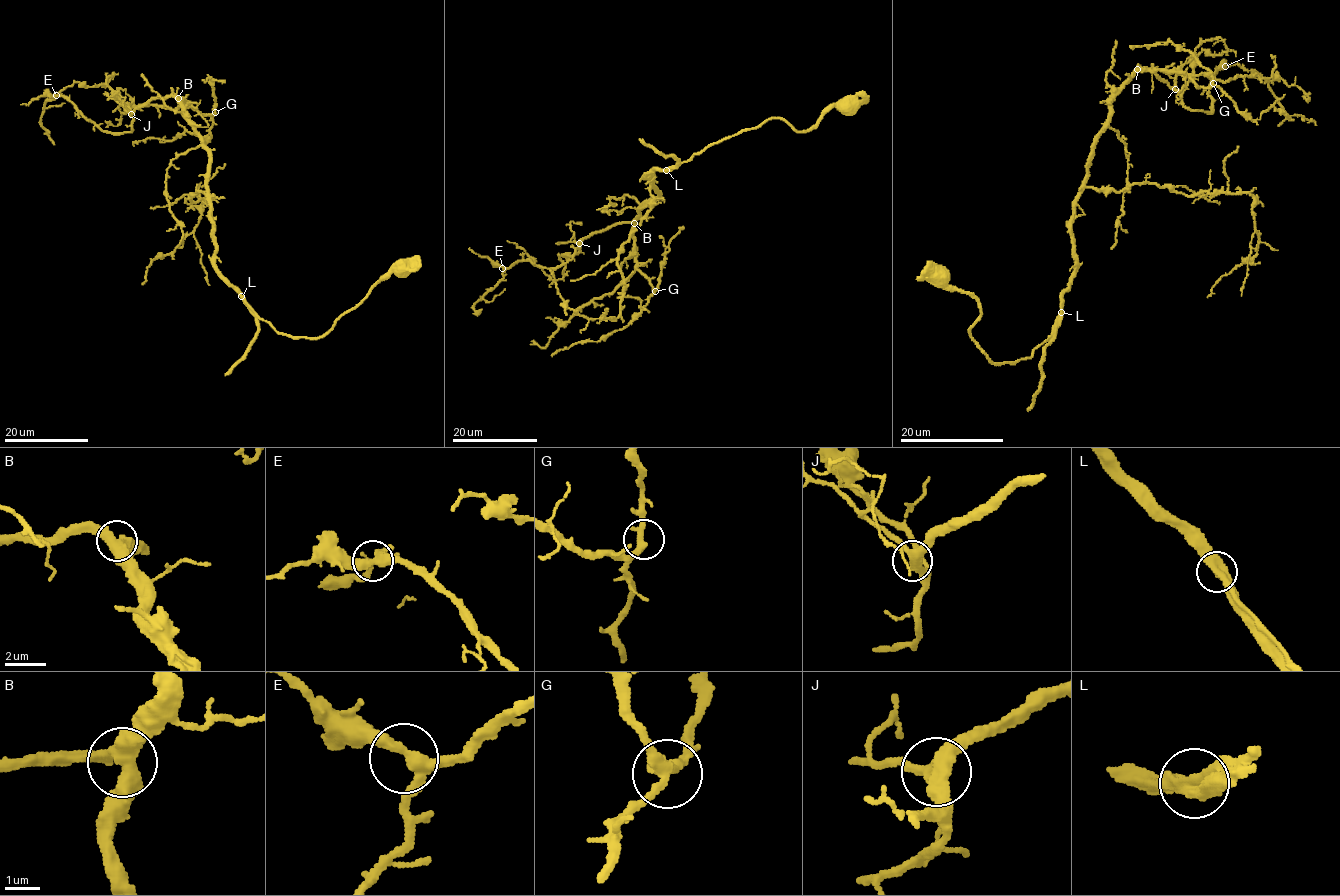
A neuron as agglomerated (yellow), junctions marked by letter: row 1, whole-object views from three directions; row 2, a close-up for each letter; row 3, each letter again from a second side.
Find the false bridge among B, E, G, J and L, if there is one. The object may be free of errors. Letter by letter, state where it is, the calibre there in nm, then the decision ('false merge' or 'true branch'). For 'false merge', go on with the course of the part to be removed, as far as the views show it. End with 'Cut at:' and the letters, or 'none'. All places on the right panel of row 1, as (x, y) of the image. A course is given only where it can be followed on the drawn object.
B: at (1137, 69); 480 nm thick; true branch
E: at (1225, 66); 320 nm thick; true branch
G: at (1213, 83); 280 nm thick; true branch
J: at (1175, 89); 400 nm thick; true branch
L: at (1061, 312); 440 nm thick; true branch
Cut at: none

